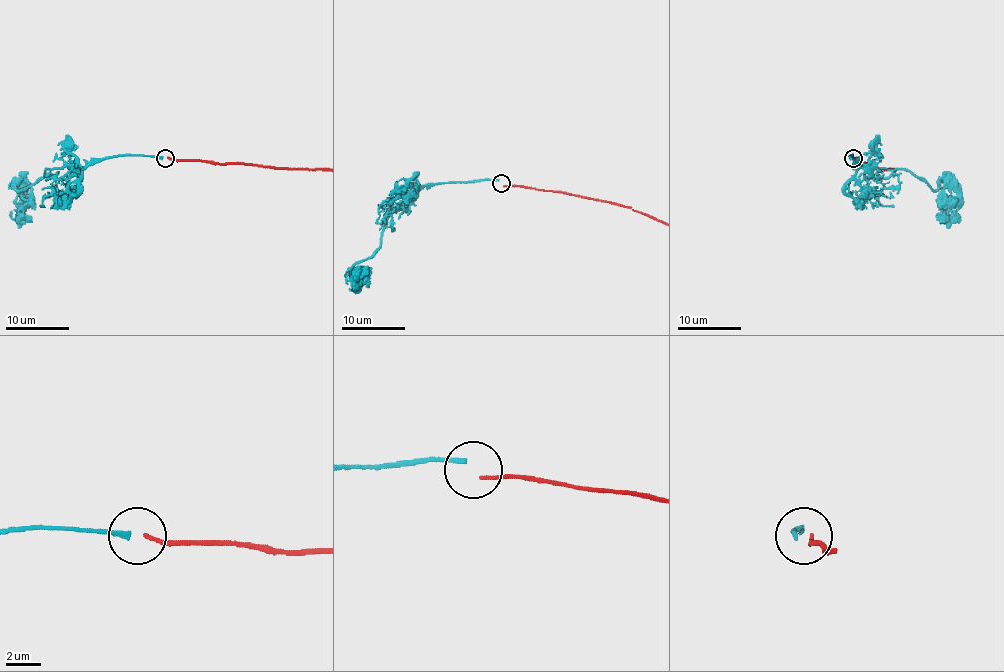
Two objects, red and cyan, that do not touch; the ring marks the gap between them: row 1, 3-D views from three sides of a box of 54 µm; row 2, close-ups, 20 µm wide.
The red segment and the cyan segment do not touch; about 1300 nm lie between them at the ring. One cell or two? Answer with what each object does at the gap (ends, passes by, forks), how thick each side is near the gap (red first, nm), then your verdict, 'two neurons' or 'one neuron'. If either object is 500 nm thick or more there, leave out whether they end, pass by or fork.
red ends; cyan ends; calibres 190 and 300 nm; one neuron

